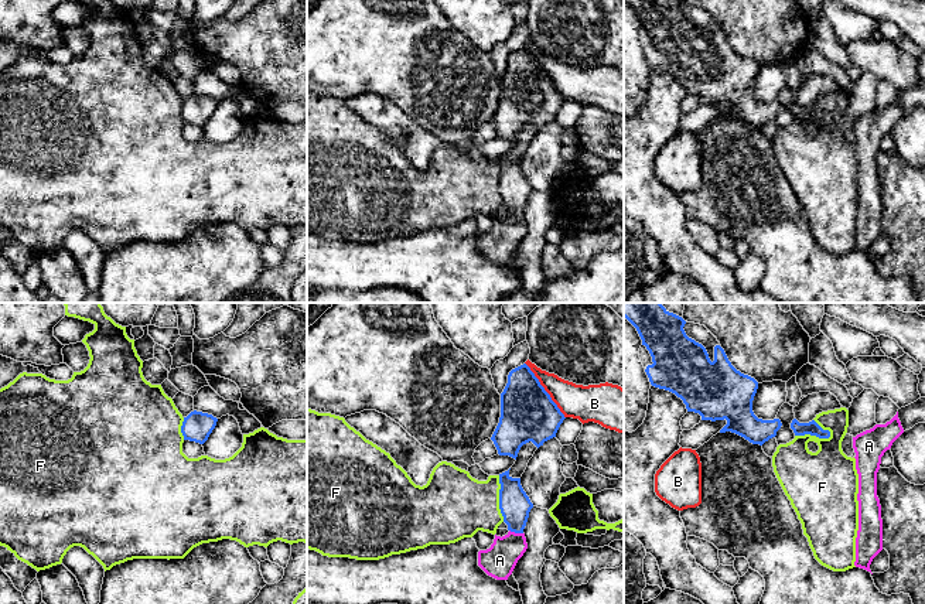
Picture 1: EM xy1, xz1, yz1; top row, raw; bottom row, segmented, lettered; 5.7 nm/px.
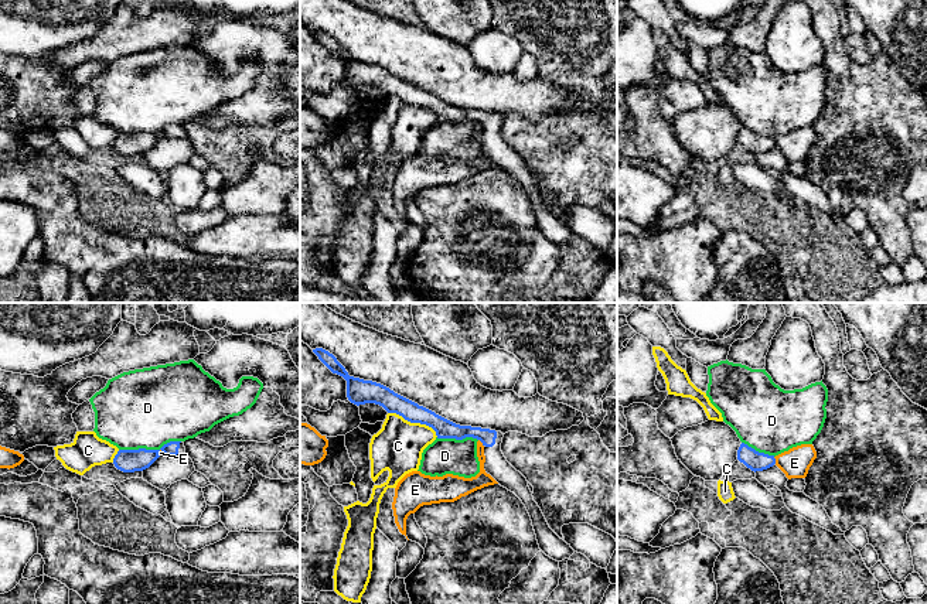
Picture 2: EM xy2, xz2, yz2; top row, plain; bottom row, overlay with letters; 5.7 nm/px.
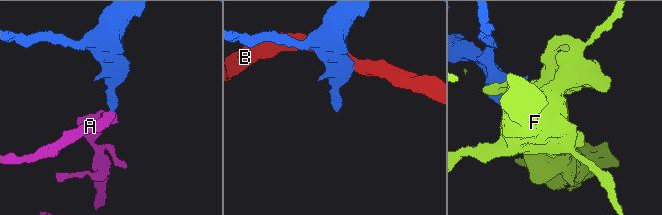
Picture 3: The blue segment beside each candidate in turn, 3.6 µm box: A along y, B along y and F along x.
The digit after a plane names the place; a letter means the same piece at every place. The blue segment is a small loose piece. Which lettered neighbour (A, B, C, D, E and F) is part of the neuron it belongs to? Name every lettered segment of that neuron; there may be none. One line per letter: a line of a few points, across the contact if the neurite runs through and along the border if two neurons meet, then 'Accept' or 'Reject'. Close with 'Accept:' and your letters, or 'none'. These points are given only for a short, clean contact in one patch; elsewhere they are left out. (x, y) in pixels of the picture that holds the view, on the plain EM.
A: Line: xz1 (515, 188), (516, 215), (515, 225), (499, 244). Accept
B: Reject
C: Reject
D: Line: xy2 (180, 123), (171, 123), (159, 132), (119, 133). Reject
E: Line: xz2 (479, 122), (483, 129). Reject
F: Line: yz1 (830, 115), (828, 120), (795, 119). Reject
Accept: A

